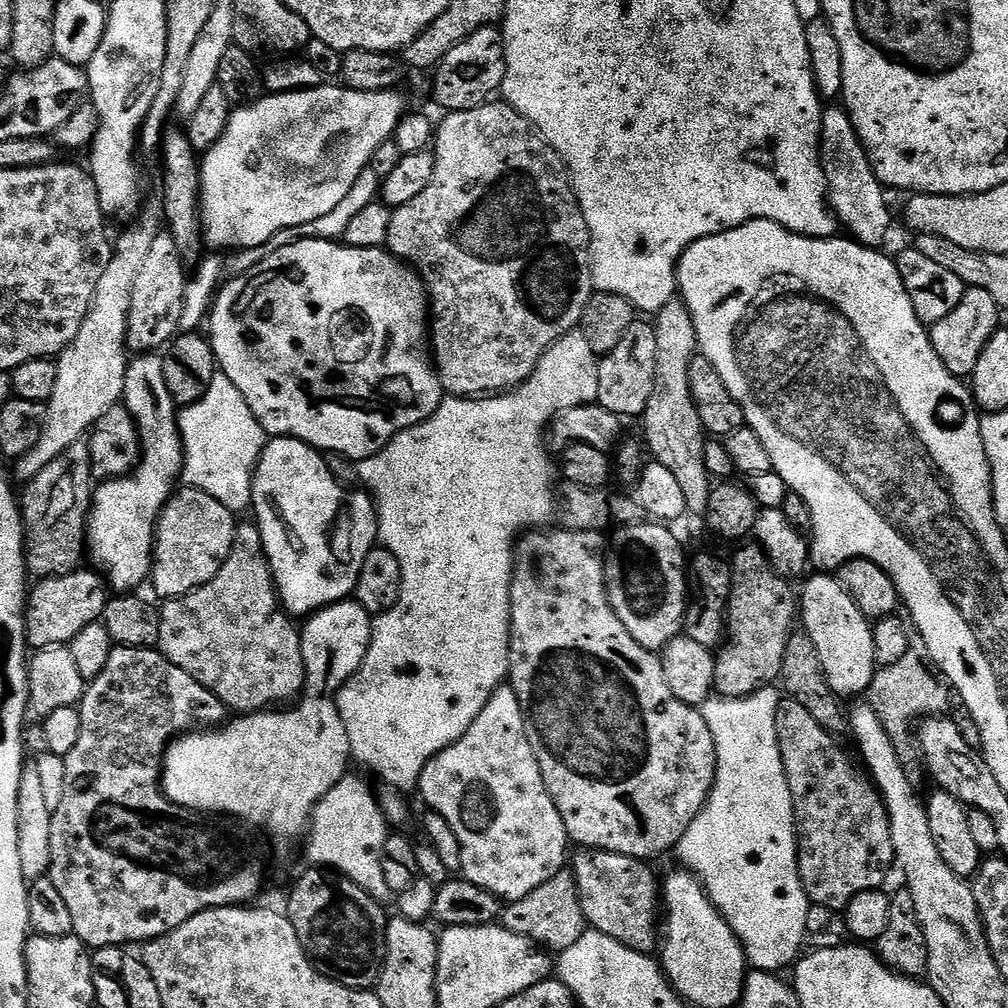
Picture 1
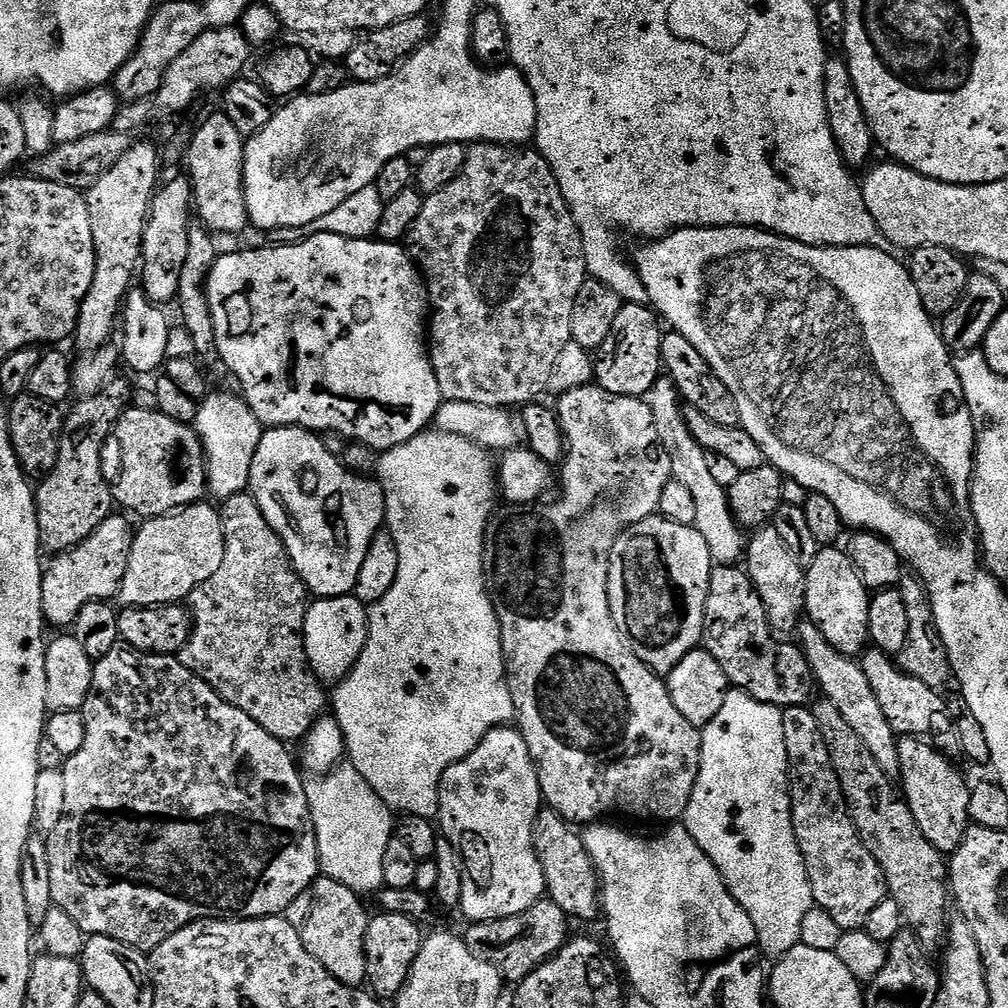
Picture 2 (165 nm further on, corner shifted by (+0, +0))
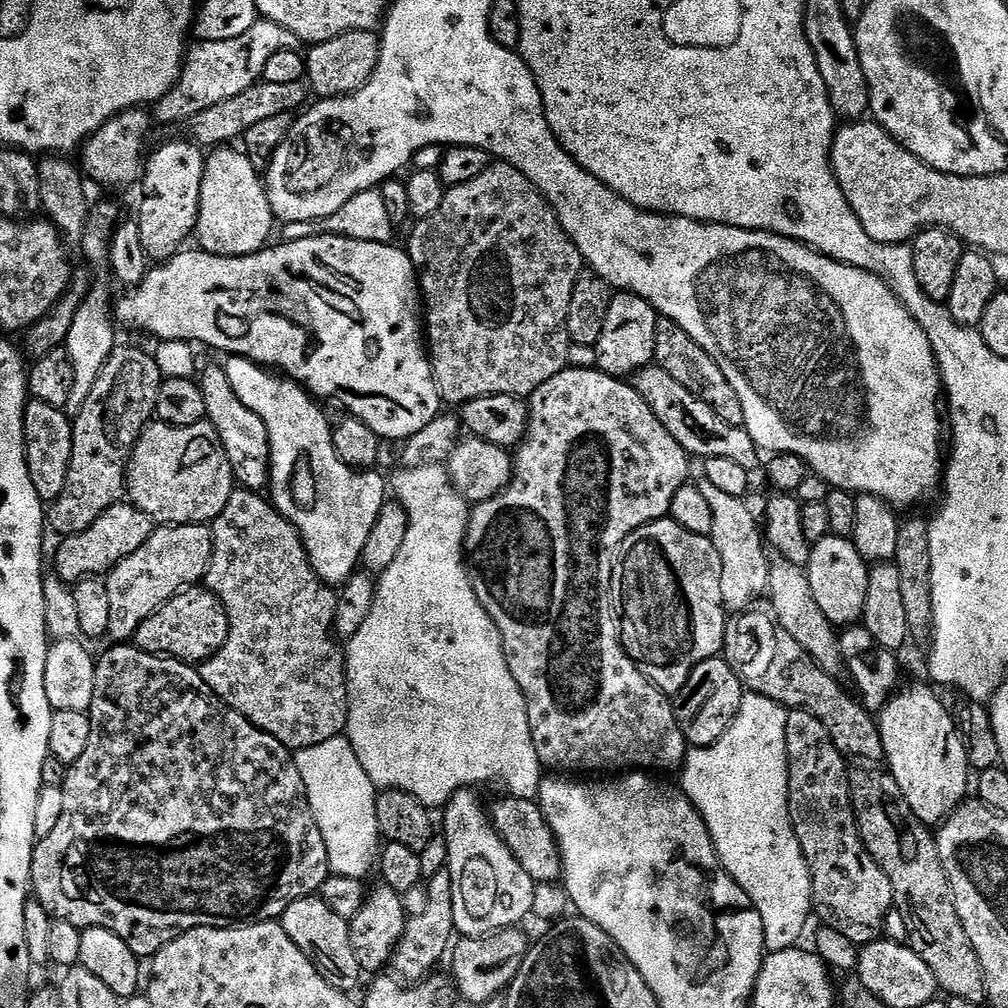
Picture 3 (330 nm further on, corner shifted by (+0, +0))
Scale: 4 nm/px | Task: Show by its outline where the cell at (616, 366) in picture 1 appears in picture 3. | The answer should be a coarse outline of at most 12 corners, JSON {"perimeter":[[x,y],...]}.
{"perimeter":[[617,291],[594,349],[601,372],[631,378],[656,359],[658,313]]}

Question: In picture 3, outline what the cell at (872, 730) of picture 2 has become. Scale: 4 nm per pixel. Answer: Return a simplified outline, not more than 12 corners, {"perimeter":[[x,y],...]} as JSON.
{"perimeter":[[773,559],[766,600],[826,674],[845,671],[837,625],[801,565]]}

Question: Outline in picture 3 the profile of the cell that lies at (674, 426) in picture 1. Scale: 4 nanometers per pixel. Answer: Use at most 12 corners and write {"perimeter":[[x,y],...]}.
{"perimeter":[[695,481],[710,502],[725,609],[768,590],[758,516],[738,496]]}

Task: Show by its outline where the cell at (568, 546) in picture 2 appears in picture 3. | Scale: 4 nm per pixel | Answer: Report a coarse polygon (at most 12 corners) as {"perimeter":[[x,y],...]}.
{"perimeter":[[595,366],[538,386],[468,581],[545,769],[679,769],[612,571],[688,451]]}

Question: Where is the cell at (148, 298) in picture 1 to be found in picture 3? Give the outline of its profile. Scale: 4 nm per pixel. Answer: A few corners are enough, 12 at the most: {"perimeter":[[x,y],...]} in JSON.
{"perimeter":[[162,145],[144,165],[135,222],[152,262],[196,230],[206,152]]}

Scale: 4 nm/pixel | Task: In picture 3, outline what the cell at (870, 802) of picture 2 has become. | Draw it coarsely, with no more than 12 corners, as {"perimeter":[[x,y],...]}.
{"perimeter":[[848,777],[866,850],[941,993],[983,1005],[986,973],[935,835],[898,782]]}

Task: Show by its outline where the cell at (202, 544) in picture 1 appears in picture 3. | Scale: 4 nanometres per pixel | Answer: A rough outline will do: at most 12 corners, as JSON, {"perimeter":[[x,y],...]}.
{"perimeter":[[209,525],[157,527],[107,573],[110,630],[138,626],[210,566]]}

